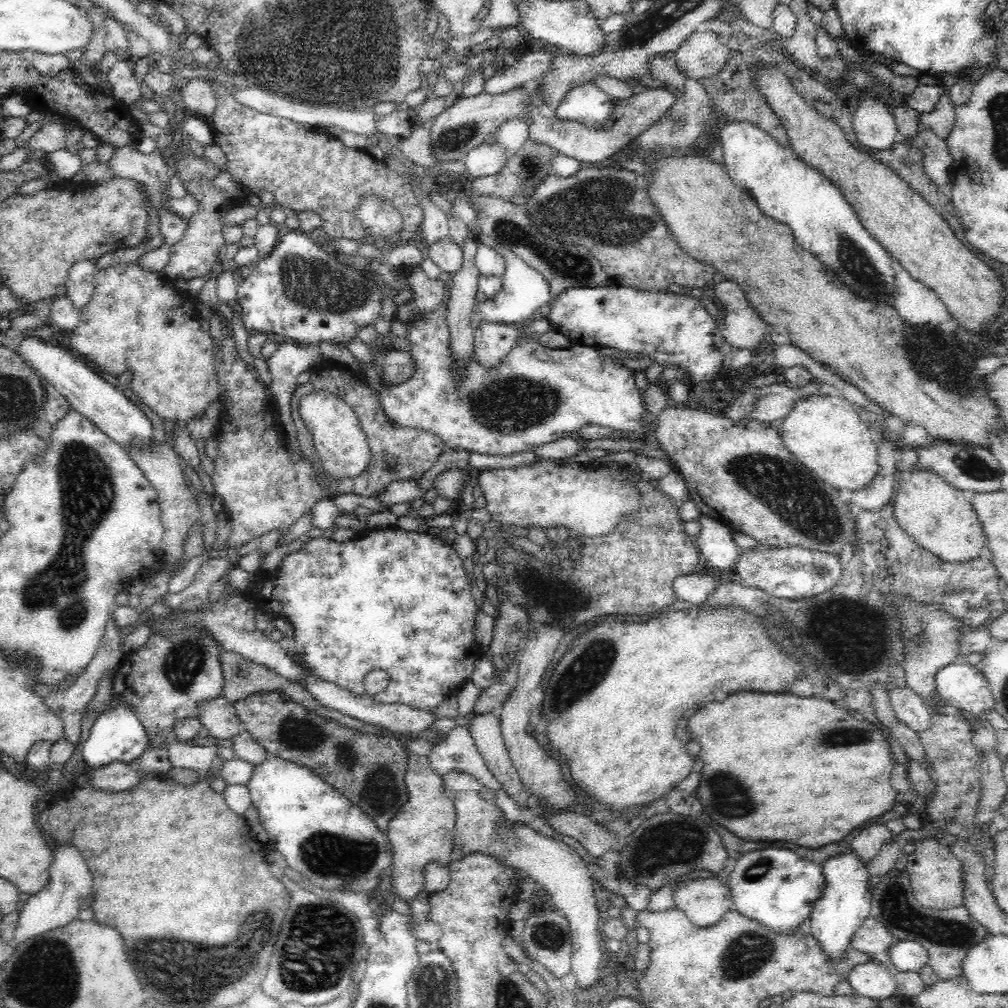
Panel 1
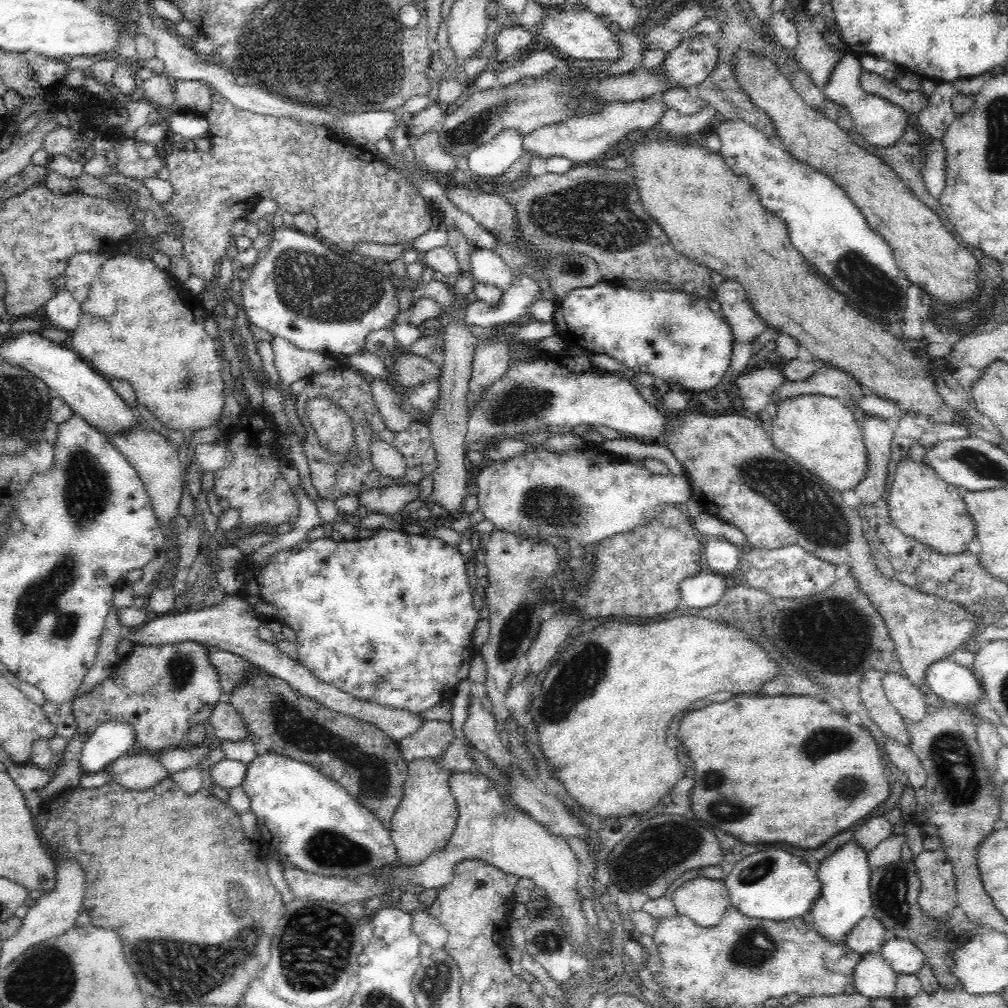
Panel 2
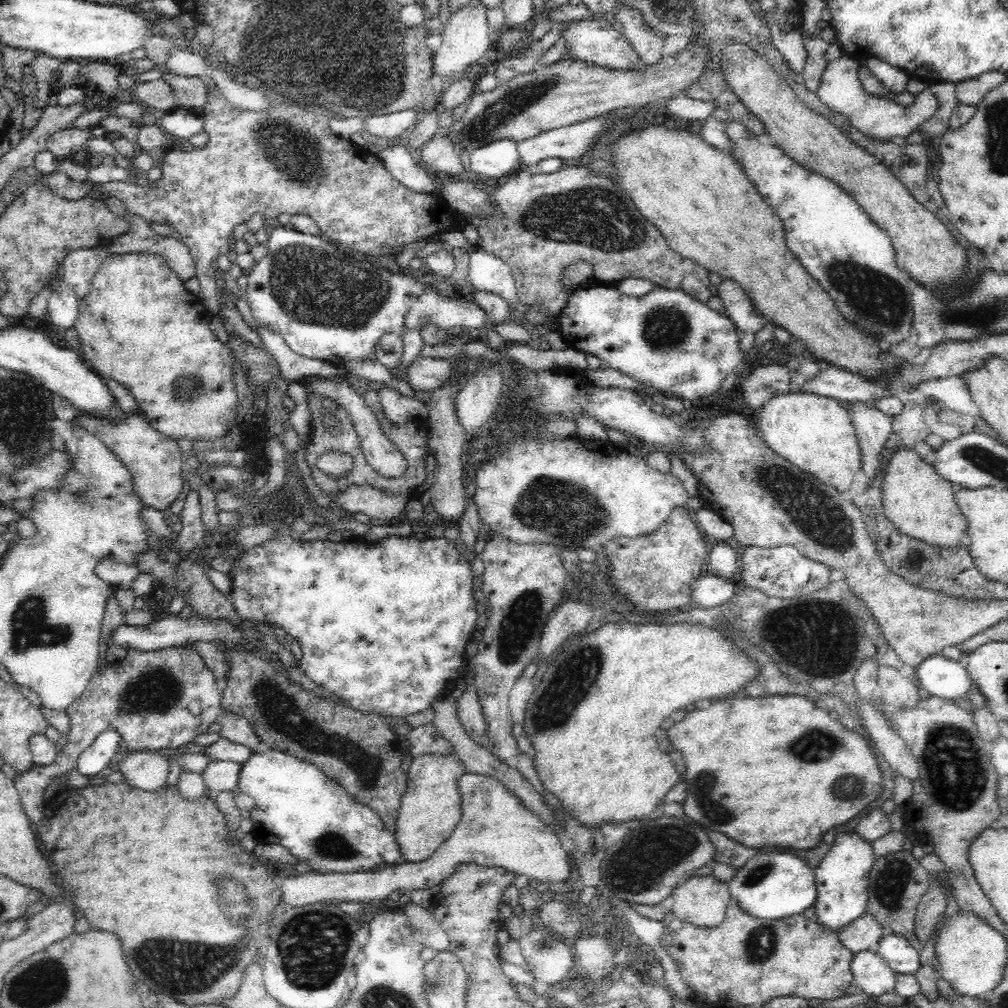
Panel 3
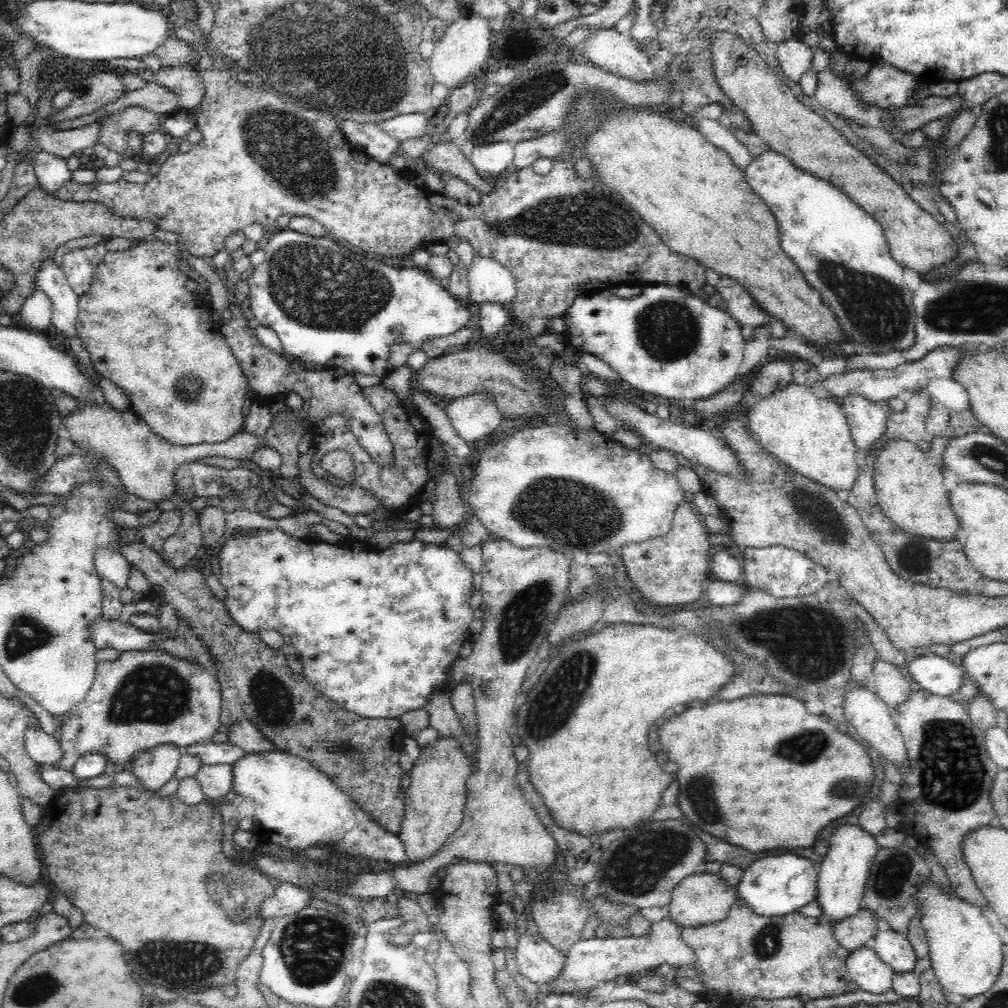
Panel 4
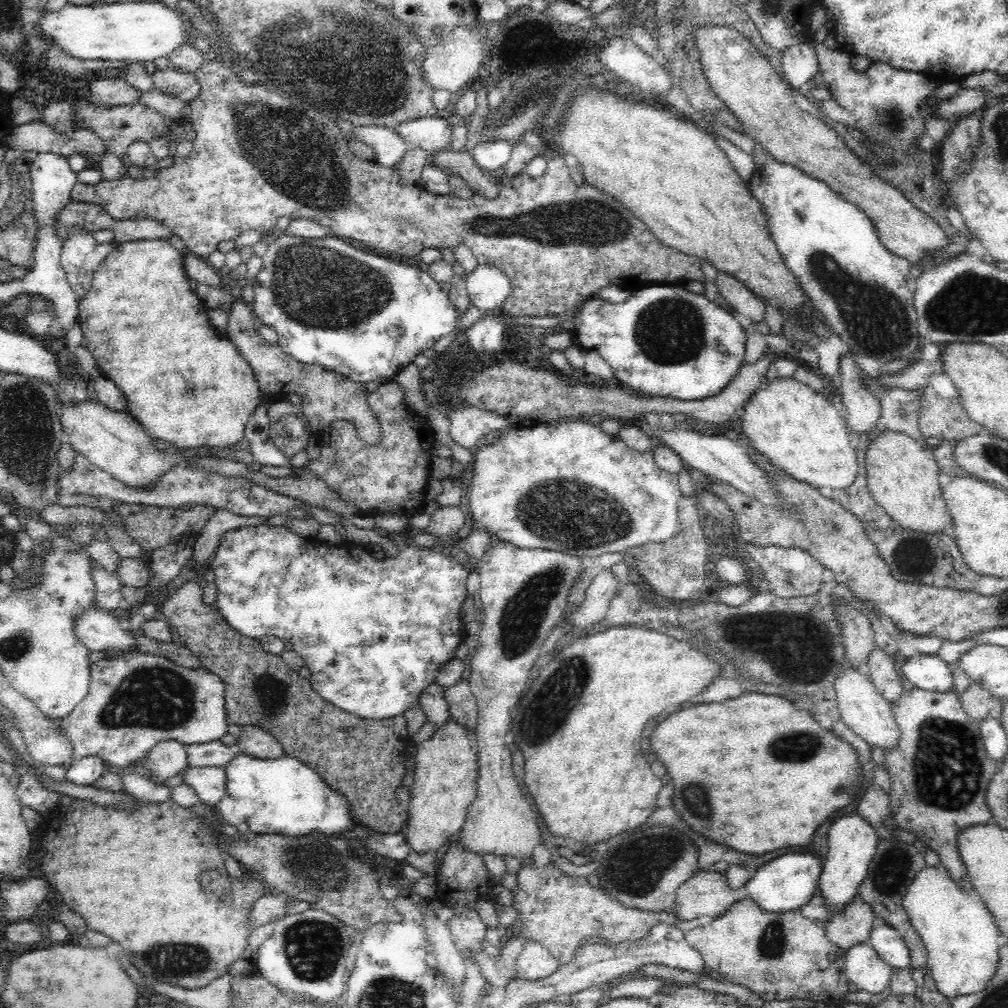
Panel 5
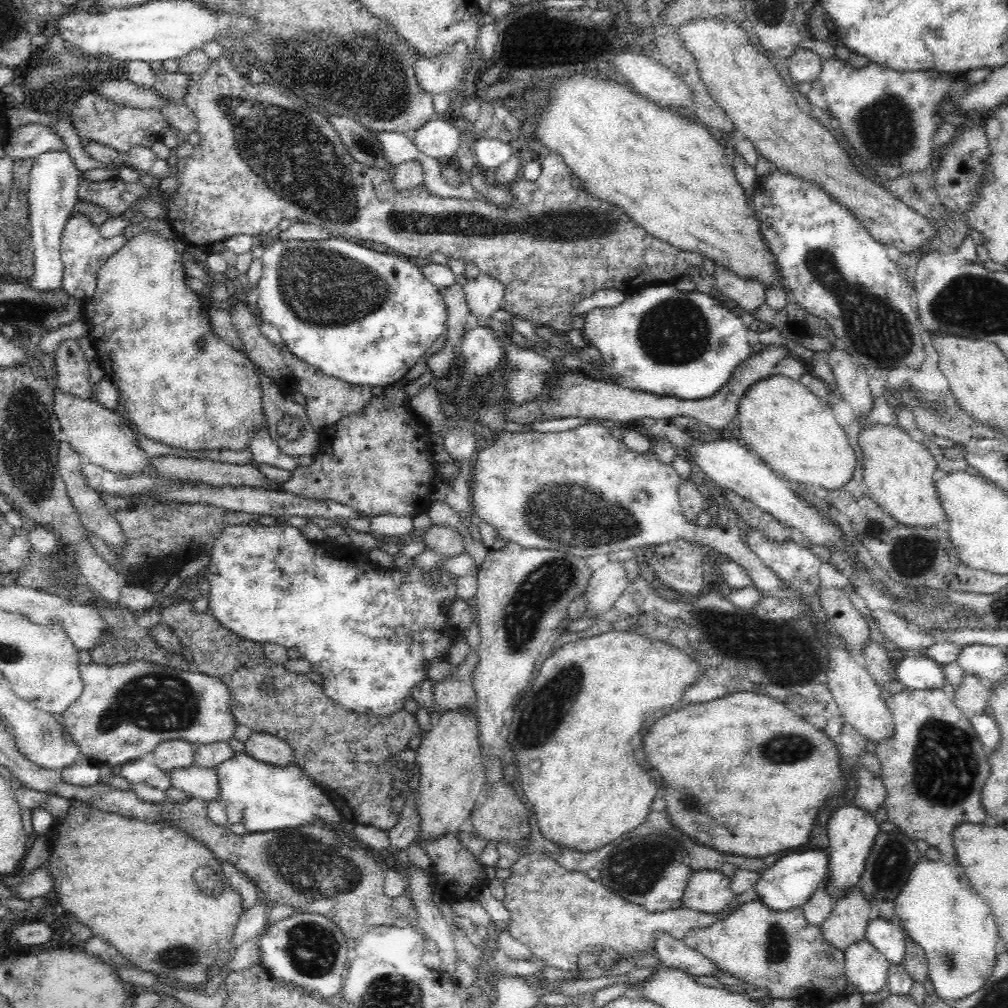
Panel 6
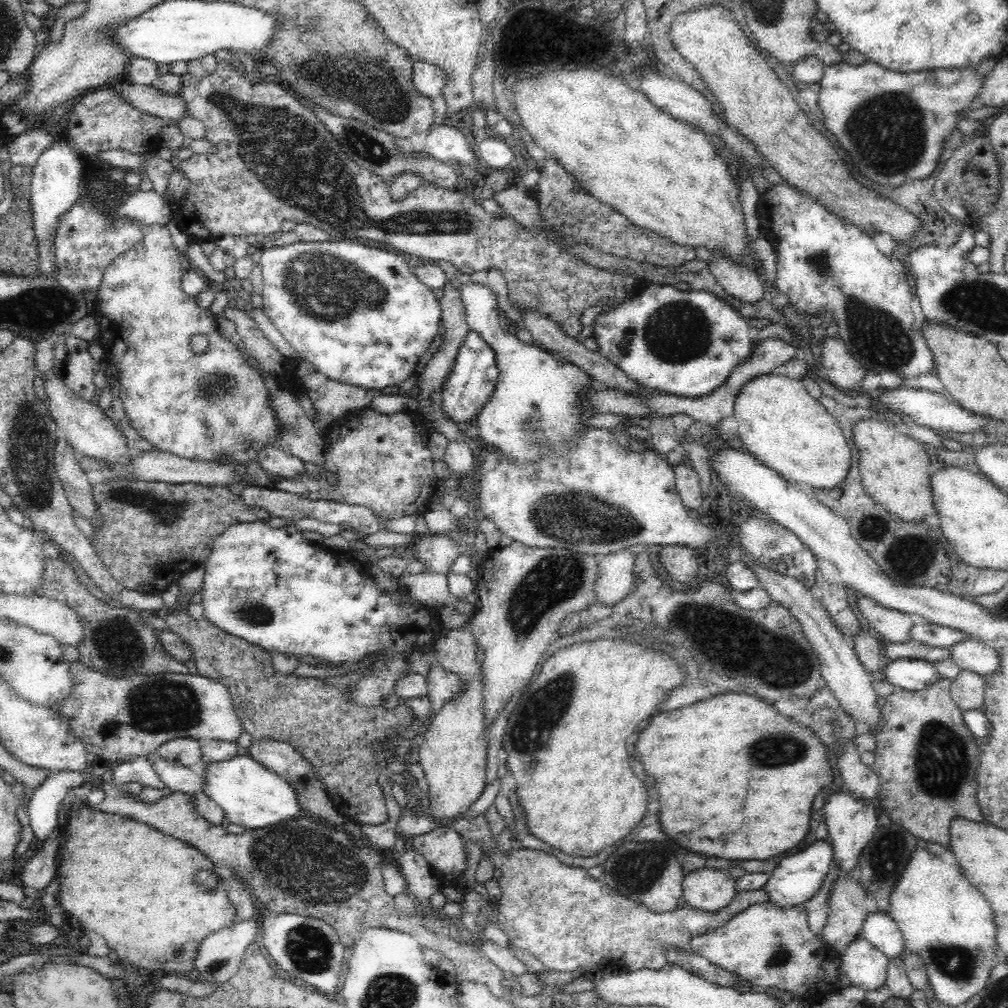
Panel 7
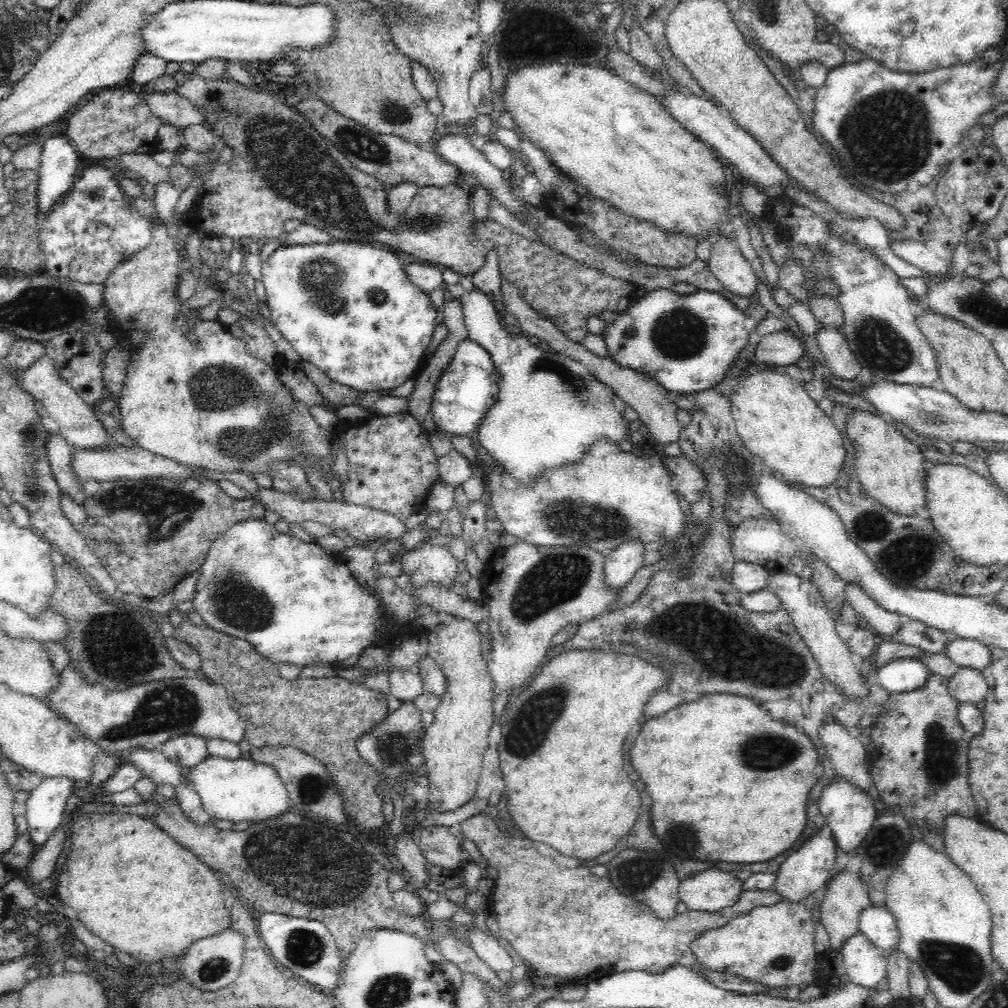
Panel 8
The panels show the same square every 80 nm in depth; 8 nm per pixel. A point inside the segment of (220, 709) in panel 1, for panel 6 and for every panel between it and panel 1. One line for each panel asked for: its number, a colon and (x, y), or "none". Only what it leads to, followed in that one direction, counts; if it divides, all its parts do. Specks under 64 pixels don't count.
2: (228, 724)
3: (236, 728)
4: (244, 734)
5: (254, 741)
6: (264, 747)

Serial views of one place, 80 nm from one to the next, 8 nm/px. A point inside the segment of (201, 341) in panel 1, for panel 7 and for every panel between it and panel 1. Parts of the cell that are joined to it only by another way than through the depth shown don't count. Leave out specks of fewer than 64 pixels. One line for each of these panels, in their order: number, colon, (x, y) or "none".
2: (139, 323)
3: (138, 325)
4: (149, 335)
5: (186, 384)
6: (143, 321)
7: (214, 406)

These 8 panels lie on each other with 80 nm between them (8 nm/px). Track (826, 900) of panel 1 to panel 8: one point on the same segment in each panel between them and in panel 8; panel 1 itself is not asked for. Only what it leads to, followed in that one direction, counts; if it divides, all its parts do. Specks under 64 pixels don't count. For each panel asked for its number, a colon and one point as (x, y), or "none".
2: (845, 896)
3: (841, 879)
4: (841, 876)
5: (852, 841)
6: (851, 830)
7: (851, 822)
8: (849, 812)

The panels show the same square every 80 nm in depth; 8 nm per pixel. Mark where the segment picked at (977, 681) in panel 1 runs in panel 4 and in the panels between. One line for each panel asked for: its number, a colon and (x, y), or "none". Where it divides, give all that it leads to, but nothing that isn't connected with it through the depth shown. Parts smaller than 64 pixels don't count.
2: (954, 683)
3: (944, 678)
4: (935, 674)

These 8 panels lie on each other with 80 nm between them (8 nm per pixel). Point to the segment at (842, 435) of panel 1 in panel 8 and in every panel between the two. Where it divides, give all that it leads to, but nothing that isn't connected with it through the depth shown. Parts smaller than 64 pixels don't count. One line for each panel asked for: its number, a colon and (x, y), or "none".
2: (821, 433)
3: (814, 432)
4: (808, 430)
5: (796, 428)
6: (794, 432)
7: (780, 424)
8: (785, 430)

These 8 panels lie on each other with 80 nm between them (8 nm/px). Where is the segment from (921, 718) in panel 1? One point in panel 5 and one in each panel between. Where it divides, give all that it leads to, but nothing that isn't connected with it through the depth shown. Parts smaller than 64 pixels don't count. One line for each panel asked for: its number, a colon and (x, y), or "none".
2: (908, 700)
3: (895, 690)
4: (889, 682)
5: (888, 683)

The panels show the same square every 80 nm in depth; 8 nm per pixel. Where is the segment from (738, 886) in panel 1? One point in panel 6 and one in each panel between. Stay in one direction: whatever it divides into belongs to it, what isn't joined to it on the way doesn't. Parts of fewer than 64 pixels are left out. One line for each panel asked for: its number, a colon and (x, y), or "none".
2: (775, 885)
3: (773, 886)
4: (778, 885)
5: (787, 883)
6: (790, 882)

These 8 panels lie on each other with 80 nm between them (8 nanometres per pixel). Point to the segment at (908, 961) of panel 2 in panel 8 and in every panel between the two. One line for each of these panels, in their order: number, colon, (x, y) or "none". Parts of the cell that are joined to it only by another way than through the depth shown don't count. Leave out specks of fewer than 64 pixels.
3: (901, 956)
4: (892, 947)
5: (887, 942)
6: (887, 936)
7: (881, 931)
8: (878, 924)

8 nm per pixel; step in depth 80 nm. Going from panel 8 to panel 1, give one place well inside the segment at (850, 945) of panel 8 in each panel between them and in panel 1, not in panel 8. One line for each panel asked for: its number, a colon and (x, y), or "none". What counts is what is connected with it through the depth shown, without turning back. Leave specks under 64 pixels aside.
1: (874, 980)
2: (873, 978)
3: (871, 974)
4: (871, 974)
5: (863, 966)
6: (865, 966)
7: (866, 966)

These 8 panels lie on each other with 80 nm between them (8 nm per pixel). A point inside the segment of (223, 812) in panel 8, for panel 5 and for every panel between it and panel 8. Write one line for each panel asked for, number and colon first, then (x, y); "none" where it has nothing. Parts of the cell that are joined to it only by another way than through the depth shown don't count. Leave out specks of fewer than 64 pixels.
5: (288, 797)
6: (271, 798)
7: (249, 794)

